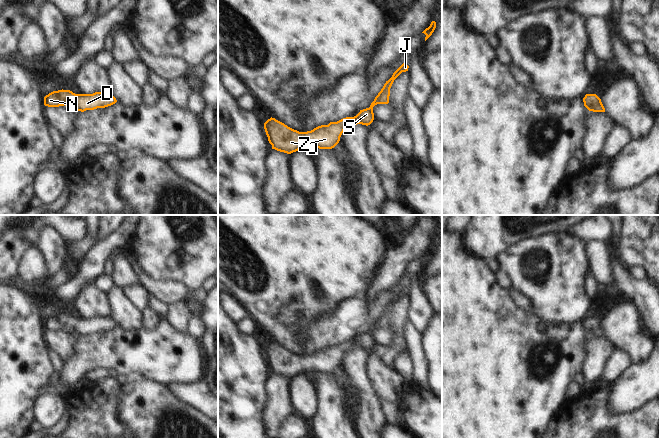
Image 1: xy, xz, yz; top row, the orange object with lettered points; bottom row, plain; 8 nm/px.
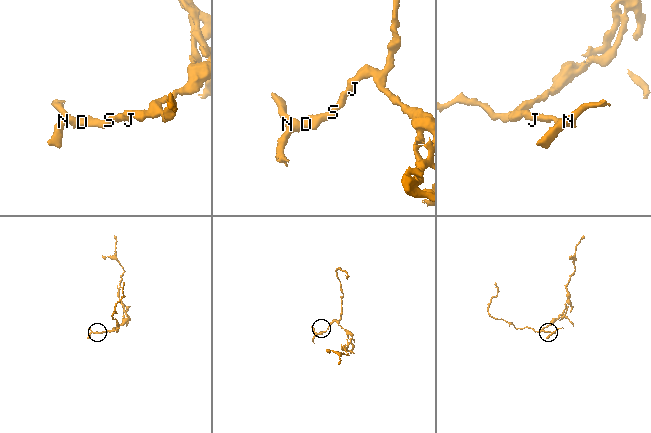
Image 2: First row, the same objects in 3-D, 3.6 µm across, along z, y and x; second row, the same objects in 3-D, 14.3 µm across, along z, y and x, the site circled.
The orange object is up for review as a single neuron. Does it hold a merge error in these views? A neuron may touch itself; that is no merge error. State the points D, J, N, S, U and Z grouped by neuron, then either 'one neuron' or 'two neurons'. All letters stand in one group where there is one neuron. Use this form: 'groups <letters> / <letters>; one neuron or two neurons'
groups D J N S U Z; one neuron

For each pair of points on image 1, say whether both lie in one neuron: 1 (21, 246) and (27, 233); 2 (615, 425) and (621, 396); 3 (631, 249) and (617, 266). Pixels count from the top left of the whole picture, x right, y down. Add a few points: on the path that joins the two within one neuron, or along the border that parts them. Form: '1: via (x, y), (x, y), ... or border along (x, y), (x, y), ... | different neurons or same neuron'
1: border along (14, 225), (17, 228), (17, 233), (32, 245) | different neurons
2: border along (608, 392), (608, 408), (612, 412), (641, 407) | different neurons
3: border along (619, 258), (627, 267) | different neurons

